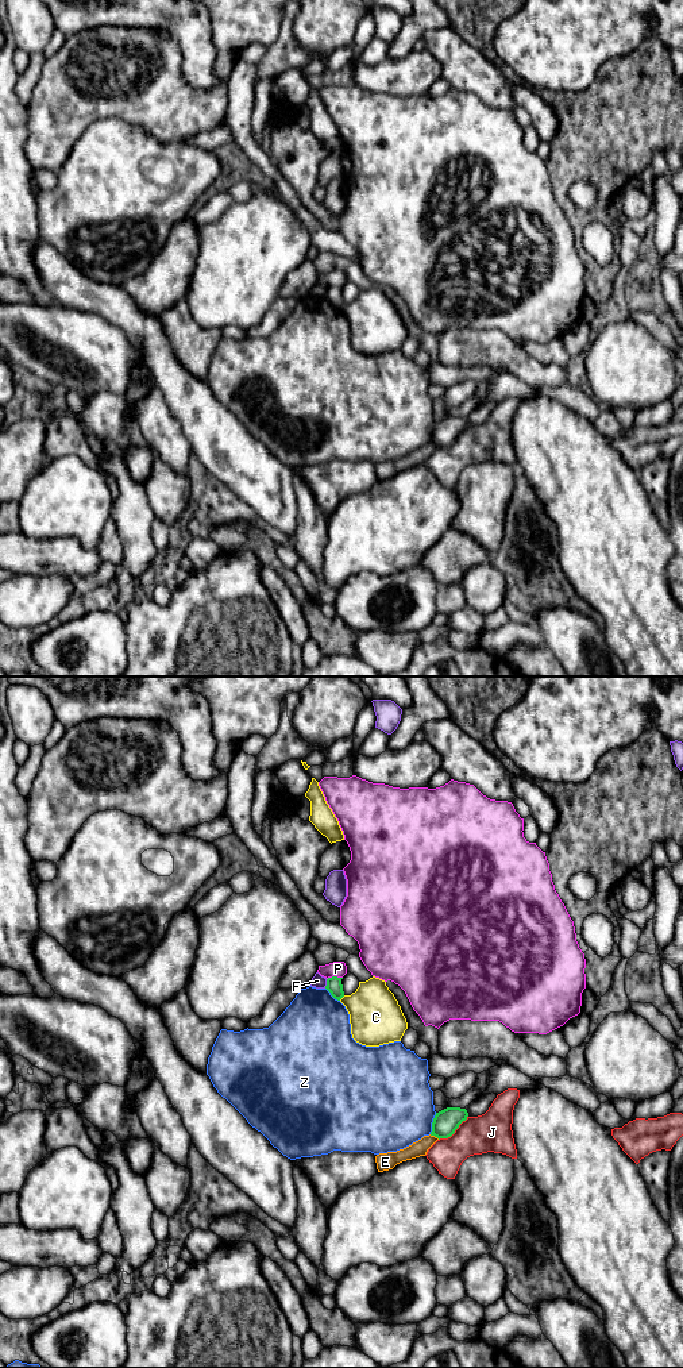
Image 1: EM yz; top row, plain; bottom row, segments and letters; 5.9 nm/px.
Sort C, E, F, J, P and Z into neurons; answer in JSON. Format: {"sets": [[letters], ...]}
{"sets": [["C"], ["E"], ["F"], ["J"], ["P"], ["Z"]]}

